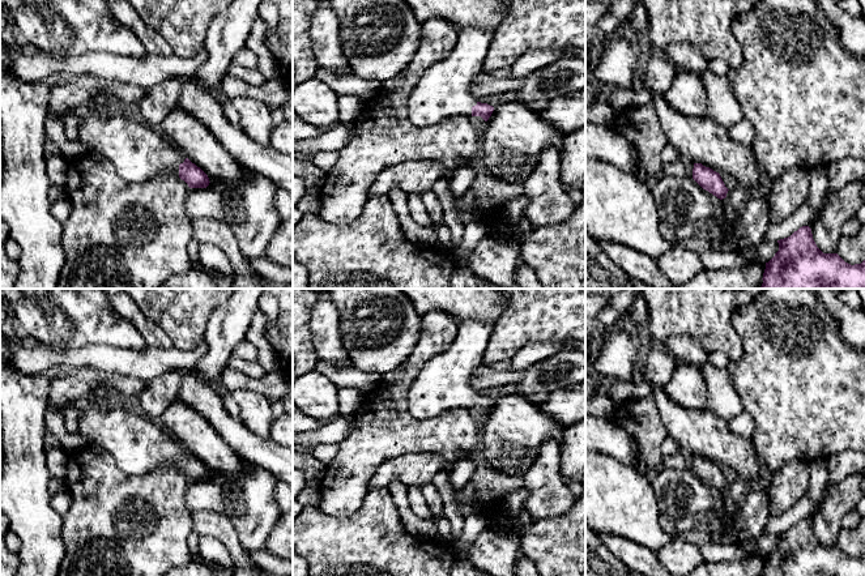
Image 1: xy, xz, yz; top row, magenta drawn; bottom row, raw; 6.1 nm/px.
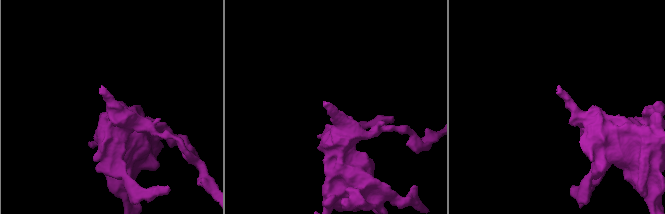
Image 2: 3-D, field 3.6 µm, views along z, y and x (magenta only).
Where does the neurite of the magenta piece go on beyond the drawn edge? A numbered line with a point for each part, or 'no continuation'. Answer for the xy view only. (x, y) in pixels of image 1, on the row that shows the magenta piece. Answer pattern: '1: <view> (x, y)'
1: xy (139, 153)

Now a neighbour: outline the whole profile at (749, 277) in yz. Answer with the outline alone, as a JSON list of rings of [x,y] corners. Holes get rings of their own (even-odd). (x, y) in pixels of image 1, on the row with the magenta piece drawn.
[[[758,261],[740,269],[703,269],[691,281],[674,289],[755,289],[763,273],[763,265]]]

